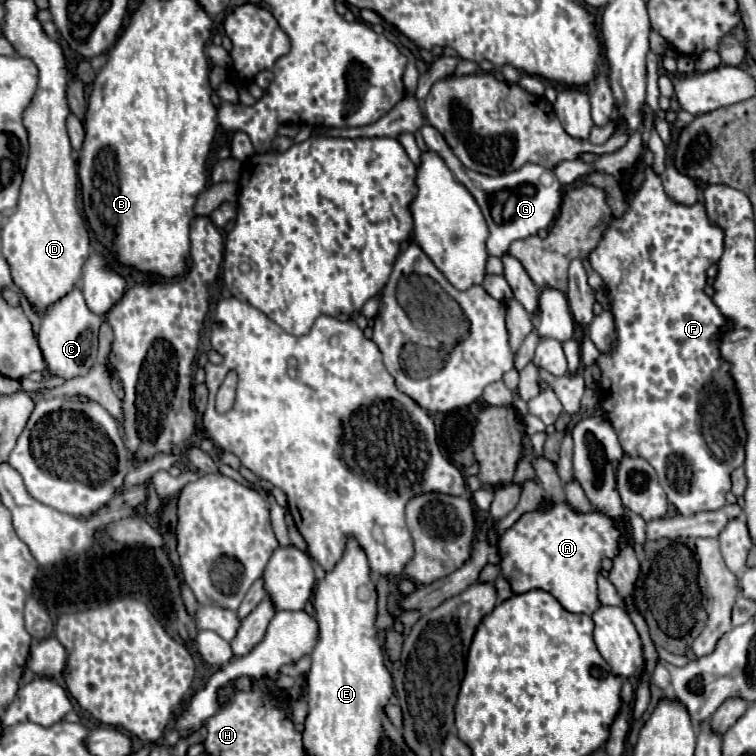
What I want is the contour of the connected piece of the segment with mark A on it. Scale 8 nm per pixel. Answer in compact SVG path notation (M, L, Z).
M557 503L551 511L535 511L535 515L519 519L519 523L499 537L499 551L503 555L501 569L507 575L513 593L541 589L551 593L567 611L593 615L601 607L597 597L601 559L615 557L619 535L613 519L607 519L597 511L587 515L575 513L569 505Z

